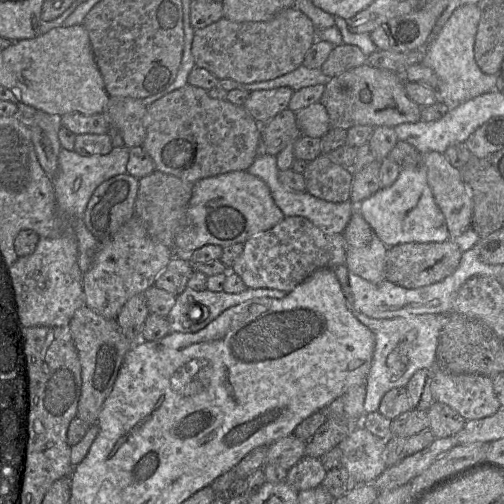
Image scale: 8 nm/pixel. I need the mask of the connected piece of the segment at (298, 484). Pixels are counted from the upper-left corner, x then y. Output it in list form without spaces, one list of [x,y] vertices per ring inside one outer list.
[[[304,456],[288,470],[285,481],[297,491],[303,491],[320,486],[326,473],[320,458]]]

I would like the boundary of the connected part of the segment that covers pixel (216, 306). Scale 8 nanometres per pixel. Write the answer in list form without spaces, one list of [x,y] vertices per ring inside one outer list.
[[[186,288],[177,296],[175,305],[166,317],[170,332],[194,333],[232,306],[259,297],[280,299],[287,293],[272,288],[247,288],[239,293],[196,291]]]

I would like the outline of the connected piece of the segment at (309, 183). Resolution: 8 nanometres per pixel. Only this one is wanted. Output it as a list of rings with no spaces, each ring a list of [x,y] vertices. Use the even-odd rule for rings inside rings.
[[[320,154],[303,172],[306,192],[317,198],[340,203],[350,200],[353,173]]]

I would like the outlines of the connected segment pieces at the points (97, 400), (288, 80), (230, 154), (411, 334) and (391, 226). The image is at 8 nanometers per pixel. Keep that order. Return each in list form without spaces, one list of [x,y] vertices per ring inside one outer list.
[[[88,306],[79,308],[69,322],[74,345],[81,364],[81,395],[77,416],[87,426],[96,424],[102,406],[115,383],[124,357],[130,349],[130,341],[116,319],[101,316]]]
[[[301,65],[296,70],[282,75],[278,78],[264,81],[249,83],[241,86],[239,90],[245,90],[249,92],[270,90],[279,87],[289,87],[294,90],[294,92],[300,90],[301,88],[323,84],[326,85],[330,81],[330,77],[325,75],[321,68],[309,69]]]
[[[189,84],[147,106],[143,123],[146,137],[141,147],[153,159],[156,171],[192,183],[247,170],[258,156],[260,124],[245,108],[211,98],[207,90]]]
[[[354,312],[375,336],[375,347],[366,378],[365,413],[378,411],[384,394],[395,387],[406,387],[409,379],[419,369],[431,369],[435,362],[439,331],[444,314],[420,314],[395,318],[371,318]]]
[[[422,165],[401,169],[391,186],[381,188],[357,208],[388,248],[404,243],[435,243],[450,239],[445,216],[435,201]]]

